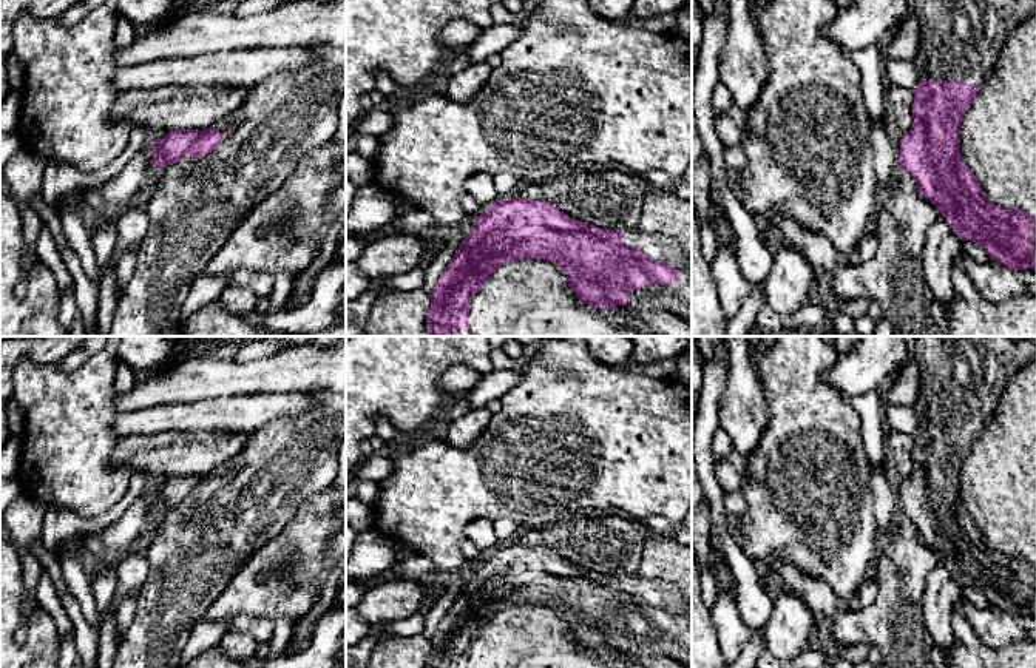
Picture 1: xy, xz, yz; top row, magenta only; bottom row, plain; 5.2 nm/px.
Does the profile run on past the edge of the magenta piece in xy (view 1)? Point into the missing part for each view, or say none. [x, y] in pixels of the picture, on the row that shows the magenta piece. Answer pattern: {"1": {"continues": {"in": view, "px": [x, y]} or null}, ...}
{"1": {"continues": null}}

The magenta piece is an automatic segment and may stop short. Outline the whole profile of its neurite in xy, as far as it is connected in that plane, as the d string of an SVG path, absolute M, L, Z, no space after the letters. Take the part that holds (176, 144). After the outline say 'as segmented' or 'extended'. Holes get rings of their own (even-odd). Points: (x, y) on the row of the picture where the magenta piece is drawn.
M213 127L207 130L170 131L162 139L153 140L153 162L157 168L178 164L187 154L201 159L212 153L227 133Z; as segmented

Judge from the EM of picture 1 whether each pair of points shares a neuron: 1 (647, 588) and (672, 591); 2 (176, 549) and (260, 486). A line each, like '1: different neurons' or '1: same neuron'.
1: same neuron
2: same neuron

